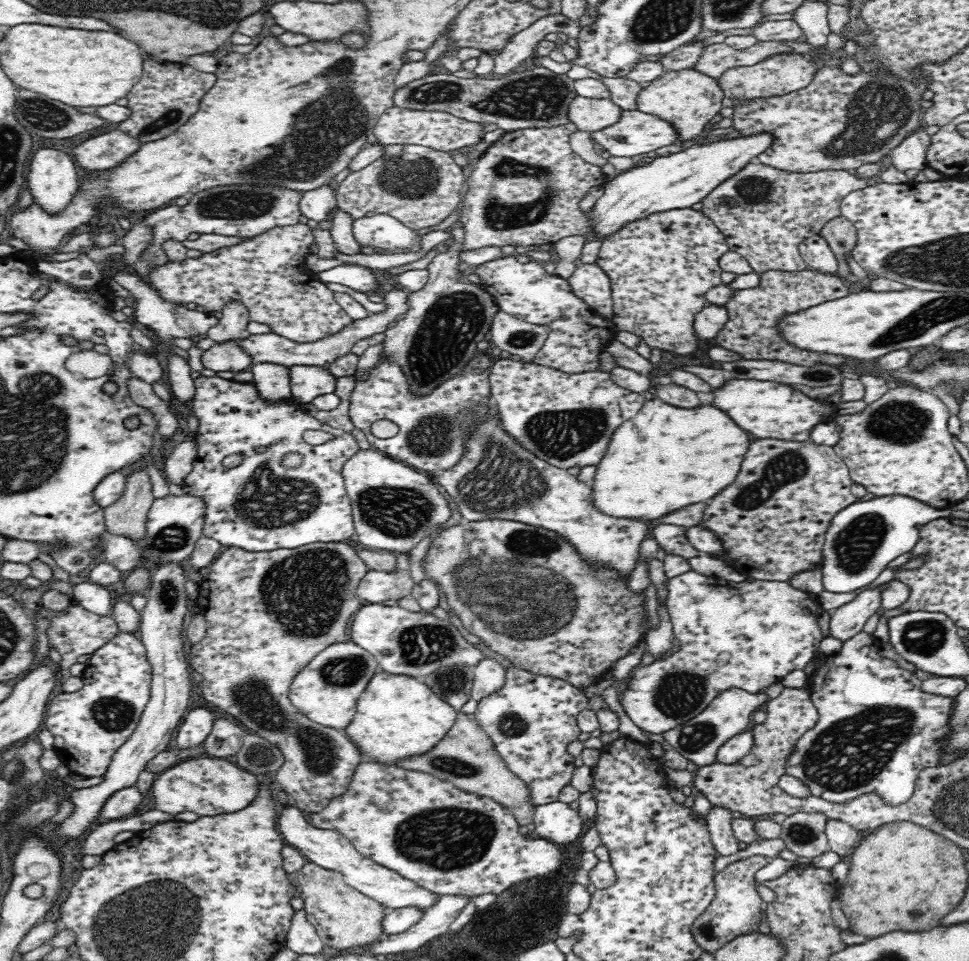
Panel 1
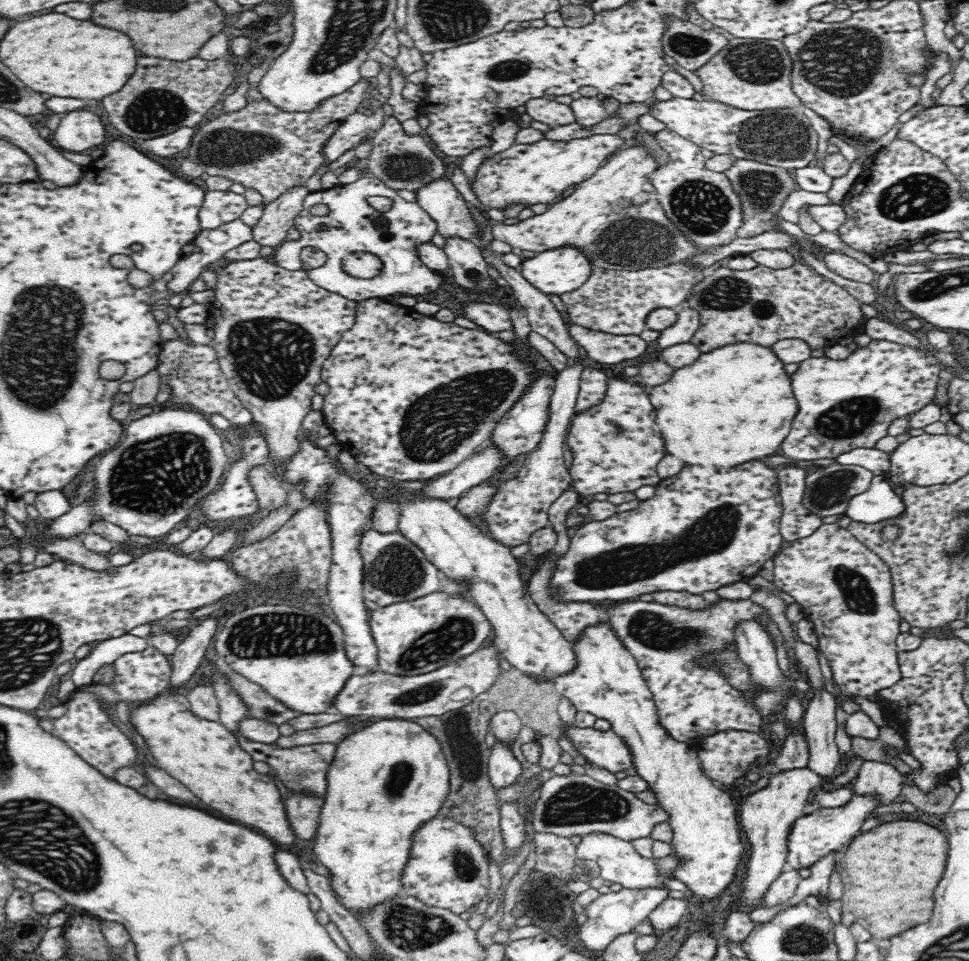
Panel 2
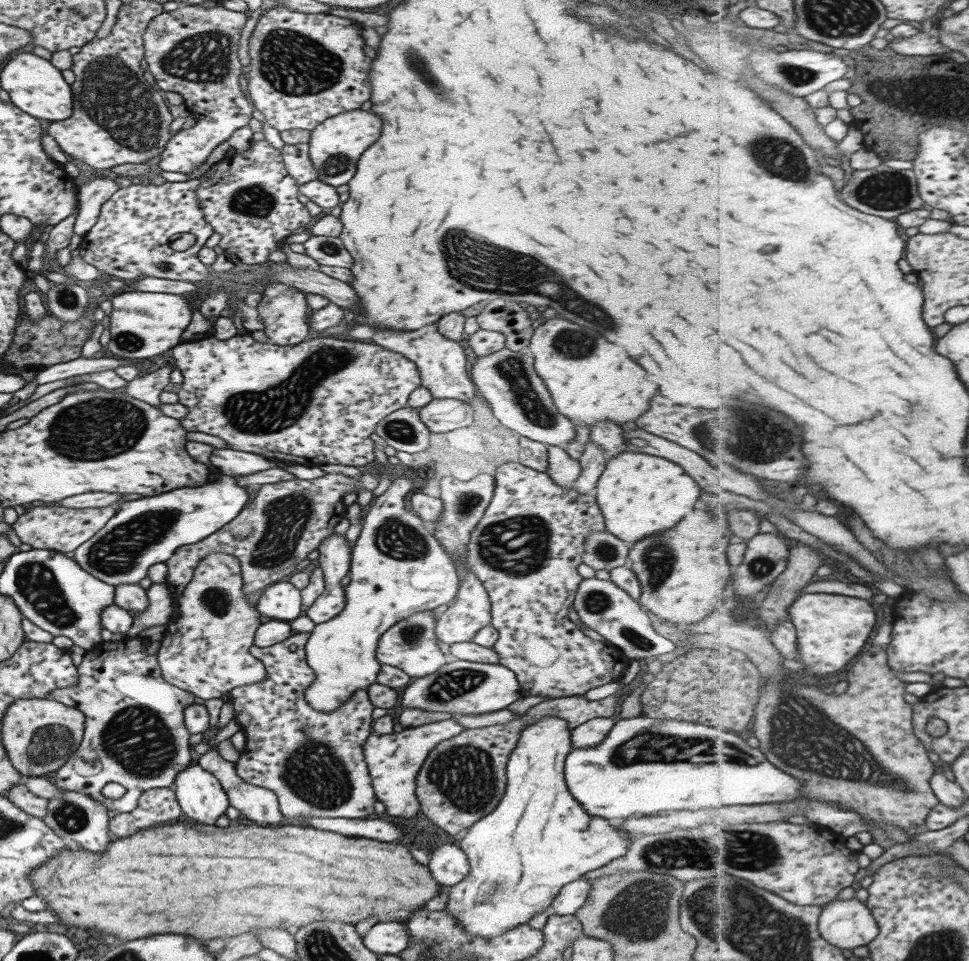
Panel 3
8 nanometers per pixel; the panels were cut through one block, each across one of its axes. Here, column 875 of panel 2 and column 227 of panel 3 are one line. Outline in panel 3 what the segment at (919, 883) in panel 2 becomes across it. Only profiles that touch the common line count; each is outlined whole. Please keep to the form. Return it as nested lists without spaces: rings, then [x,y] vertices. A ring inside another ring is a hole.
[[[180,821],[177,824],[171,824],[171,826],[157,825],[138,831],[132,836],[110,842],[109,848],[103,856],[95,856],[94,853],[72,845],[71,850],[58,853],[53,859],[47,860],[45,864],[41,864],[35,869],[30,873],[30,882],[34,886],[35,895],[49,902],[46,909],[55,912],[57,923],[74,927],[81,926],[81,928],[85,928],[85,926],[97,928],[97,930],[101,930],[105,934],[113,934],[121,940],[145,938],[145,936],[151,936],[151,934],[185,934],[185,936],[193,936],[193,938],[199,938],[199,940],[221,938],[221,934],[223,934],[223,939],[226,940],[227,936],[234,937],[241,933],[253,932],[253,928],[286,930],[288,926],[297,925],[301,927],[313,922],[313,920],[333,920],[333,916],[335,916],[337,922],[351,922],[351,924],[363,920],[365,916],[379,916],[381,918],[381,914],[383,914],[383,920],[387,920],[387,922],[403,920],[403,918],[407,920],[413,914],[413,910],[420,909],[430,898],[441,892],[441,886],[438,882],[432,880],[427,866],[419,866],[409,856],[407,848],[403,848],[403,846],[365,840],[365,838],[343,838],[339,834],[333,834],[333,832],[323,832],[323,830],[315,830],[291,822],[277,827],[259,826],[258,824],[243,826],[232,823],[227,828],[223,828],[223,834],[221,834],[221,828],[217,828],[215,825],[207,825],[207,832],[205,832],[205,825],[194,822]]]

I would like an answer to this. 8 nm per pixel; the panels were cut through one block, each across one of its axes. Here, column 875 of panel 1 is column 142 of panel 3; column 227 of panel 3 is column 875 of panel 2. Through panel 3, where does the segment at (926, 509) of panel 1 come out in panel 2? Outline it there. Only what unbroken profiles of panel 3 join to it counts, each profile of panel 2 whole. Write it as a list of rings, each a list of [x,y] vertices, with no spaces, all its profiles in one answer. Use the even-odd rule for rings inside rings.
[[[875,476],[868,490],[850,499],[845,513],[853,521],[873,523],[885,518],[889,520],[903,510],[904,503],[897,489],[884,476]]]

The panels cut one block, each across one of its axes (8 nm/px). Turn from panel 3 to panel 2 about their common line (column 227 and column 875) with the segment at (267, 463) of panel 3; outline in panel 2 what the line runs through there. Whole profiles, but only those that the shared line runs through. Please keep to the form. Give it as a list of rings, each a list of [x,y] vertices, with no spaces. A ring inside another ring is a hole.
[[[858,448],[838,456],[838,464],[860,466],[870,470],[875,476],[886,476],[891,470],[890,453],[874,448]]]

